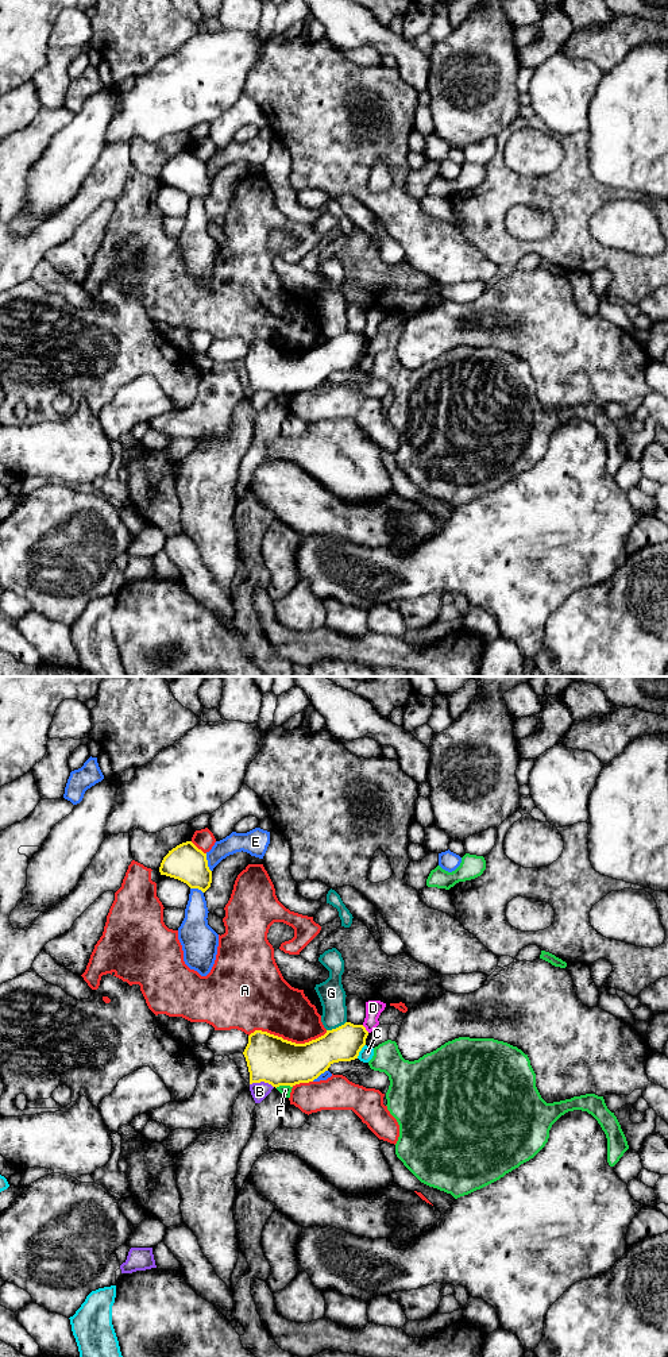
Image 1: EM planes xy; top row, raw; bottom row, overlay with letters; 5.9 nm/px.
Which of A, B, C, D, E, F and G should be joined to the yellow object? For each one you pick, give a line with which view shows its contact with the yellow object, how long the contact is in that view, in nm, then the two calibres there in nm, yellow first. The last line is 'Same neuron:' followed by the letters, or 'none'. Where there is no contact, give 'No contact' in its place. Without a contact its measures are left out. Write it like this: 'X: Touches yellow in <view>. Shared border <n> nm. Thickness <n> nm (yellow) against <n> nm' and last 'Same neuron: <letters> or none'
Same neuron: none

